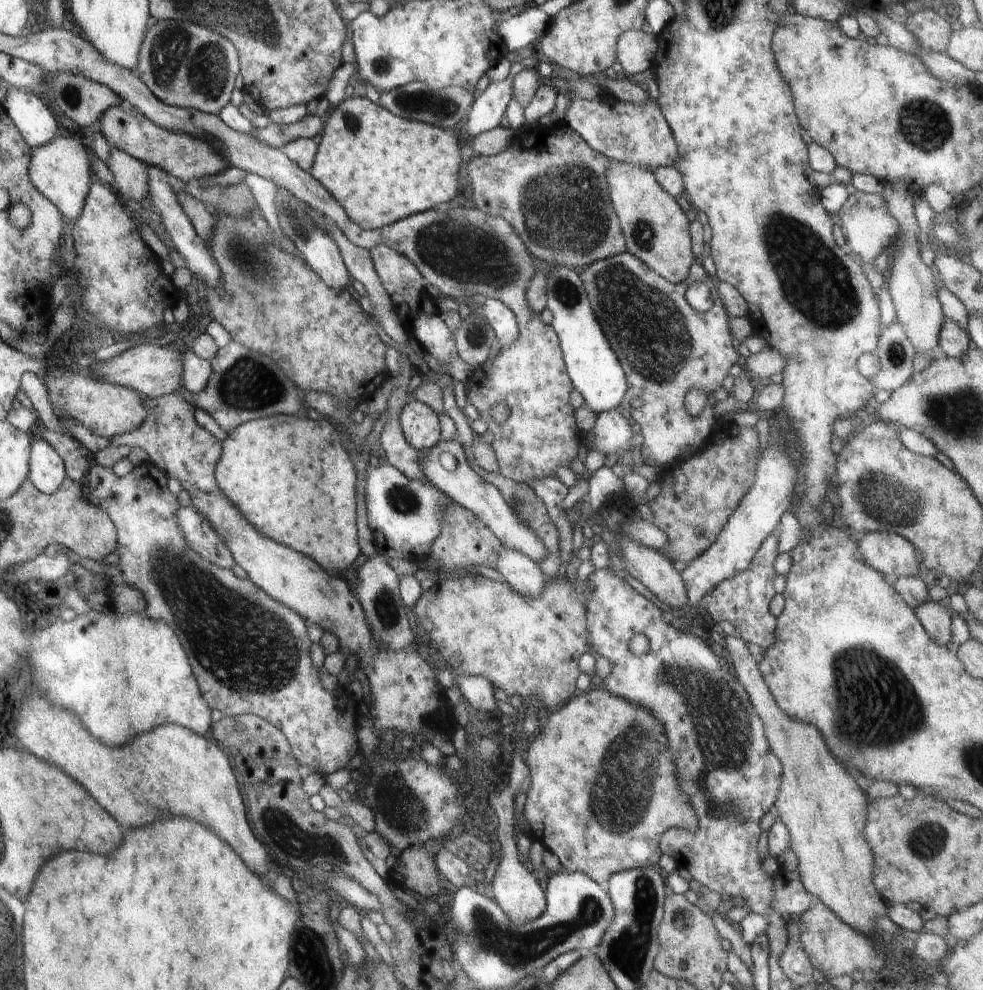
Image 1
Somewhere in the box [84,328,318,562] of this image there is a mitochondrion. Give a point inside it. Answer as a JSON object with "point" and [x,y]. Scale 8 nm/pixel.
{"point":[245,384]}

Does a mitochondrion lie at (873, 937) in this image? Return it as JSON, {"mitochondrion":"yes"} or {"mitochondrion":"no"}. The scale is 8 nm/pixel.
{"mitochondrion":"no"}

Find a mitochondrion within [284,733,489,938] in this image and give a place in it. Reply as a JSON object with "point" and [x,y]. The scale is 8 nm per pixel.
{"point":[399,804]}

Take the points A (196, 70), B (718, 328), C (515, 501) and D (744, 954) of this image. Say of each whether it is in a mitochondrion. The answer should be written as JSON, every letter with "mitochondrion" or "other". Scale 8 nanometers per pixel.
{"A":"mitochondrion","B":"other","C":"mitochondrion","D":"other"}

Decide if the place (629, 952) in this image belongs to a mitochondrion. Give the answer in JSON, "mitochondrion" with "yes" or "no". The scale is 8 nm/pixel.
{"mitochondrion":"yes"}

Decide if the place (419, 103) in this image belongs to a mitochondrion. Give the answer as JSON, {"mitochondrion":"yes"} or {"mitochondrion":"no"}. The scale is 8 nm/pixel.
{"mitochondrion":"yes"}

